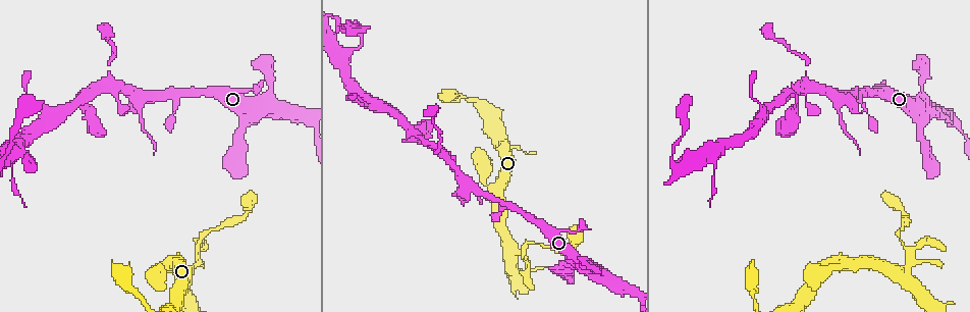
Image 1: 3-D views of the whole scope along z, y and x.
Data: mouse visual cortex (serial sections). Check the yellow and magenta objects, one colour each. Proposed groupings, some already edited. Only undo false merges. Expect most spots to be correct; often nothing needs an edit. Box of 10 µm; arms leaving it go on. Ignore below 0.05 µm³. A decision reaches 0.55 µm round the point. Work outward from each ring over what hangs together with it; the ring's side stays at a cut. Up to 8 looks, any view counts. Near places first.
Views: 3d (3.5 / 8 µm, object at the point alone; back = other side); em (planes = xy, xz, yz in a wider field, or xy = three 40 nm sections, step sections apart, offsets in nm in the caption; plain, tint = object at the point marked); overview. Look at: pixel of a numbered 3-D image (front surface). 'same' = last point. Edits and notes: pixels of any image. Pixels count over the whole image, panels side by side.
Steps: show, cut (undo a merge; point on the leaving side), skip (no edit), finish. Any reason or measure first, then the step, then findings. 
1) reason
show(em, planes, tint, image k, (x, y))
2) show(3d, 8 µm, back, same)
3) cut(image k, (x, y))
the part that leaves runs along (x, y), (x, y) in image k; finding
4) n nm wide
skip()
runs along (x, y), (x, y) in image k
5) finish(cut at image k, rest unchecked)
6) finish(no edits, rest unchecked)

two arms in line, one across
show(3d, 3.5 µm, image 1, (442, 153))

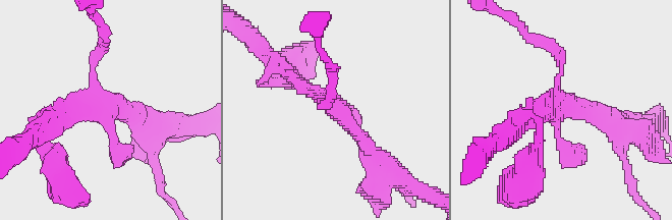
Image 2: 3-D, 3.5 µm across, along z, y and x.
now the EM
show(em, xy, step 3, tint, image 2, (563, 104))

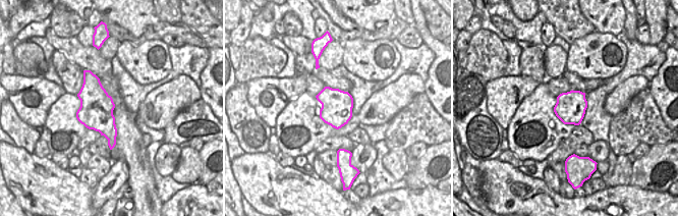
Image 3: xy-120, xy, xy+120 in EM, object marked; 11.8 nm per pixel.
skip()
runs along (374, 156), (343, 114), (280, 65) in image 2; one cell here

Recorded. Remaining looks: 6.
side arm on a straight run
show(3d, 3.5 µm, image 1, (16, 150))

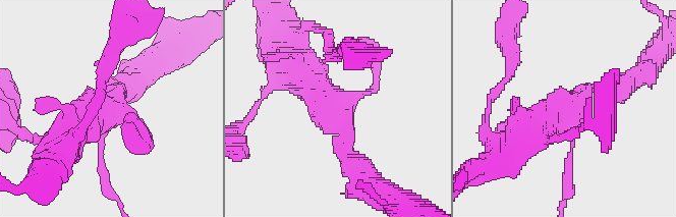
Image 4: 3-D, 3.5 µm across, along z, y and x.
shape alone is not enough
show(em, xy, step 1, tint, image 4, (568, 111))

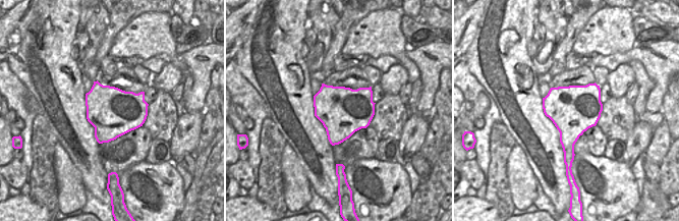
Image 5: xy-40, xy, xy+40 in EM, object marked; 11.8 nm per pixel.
skip()
runs along (353, 162), (341, 115), (297, 63) in image 4; all the same cell

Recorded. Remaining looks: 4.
thin neck
show(3d, 3.5 µm, image 1, (898, 231))

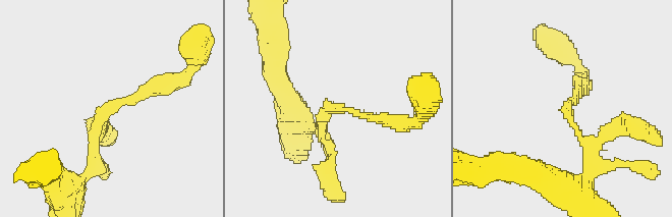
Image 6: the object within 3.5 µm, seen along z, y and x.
need the tissue
show(em, xy, step 3, tint, image 6, (571, 104))

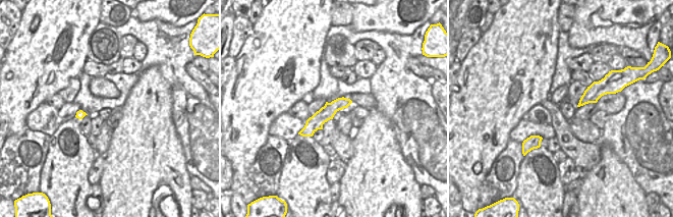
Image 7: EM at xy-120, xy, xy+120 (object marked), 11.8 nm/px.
arms of 200, 200 nm
skip()
runs along (95, 150), (110, 106), (182, 77) in image 6; all the same cell

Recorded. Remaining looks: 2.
finish(no edits, rest unchecked)

